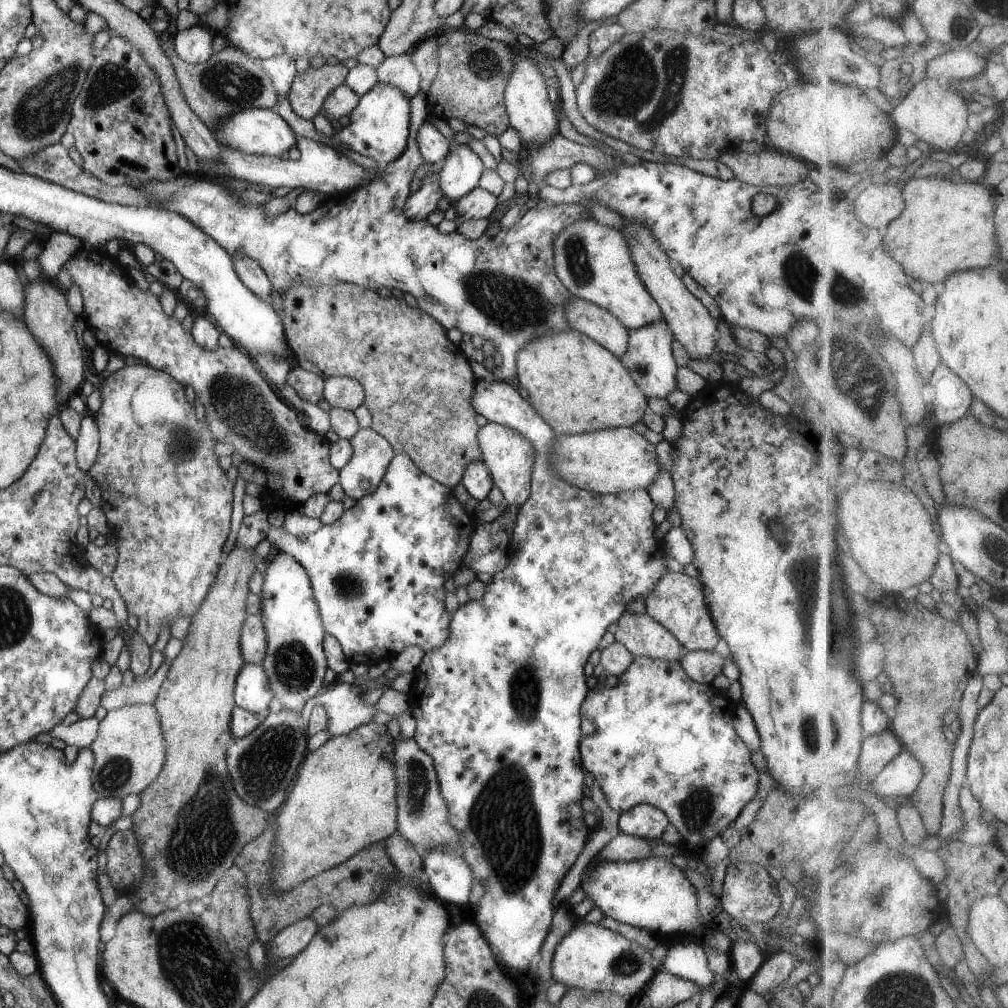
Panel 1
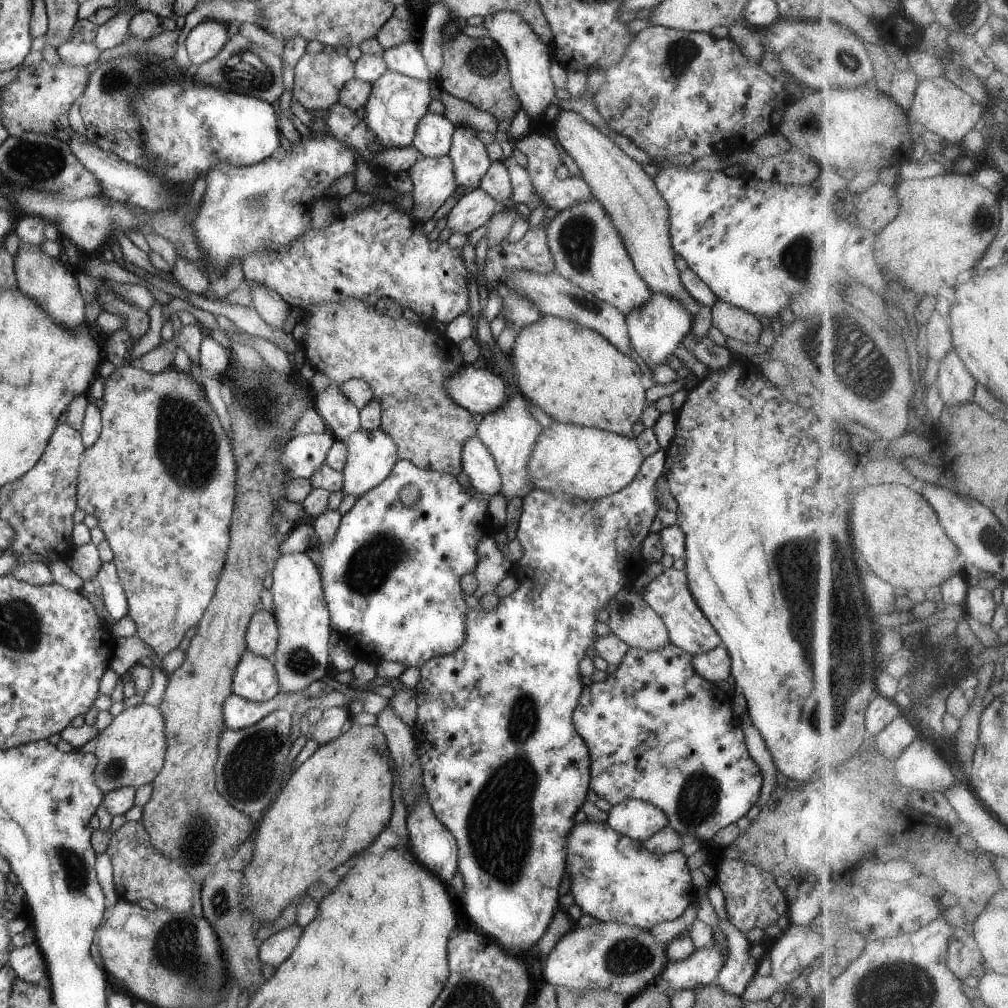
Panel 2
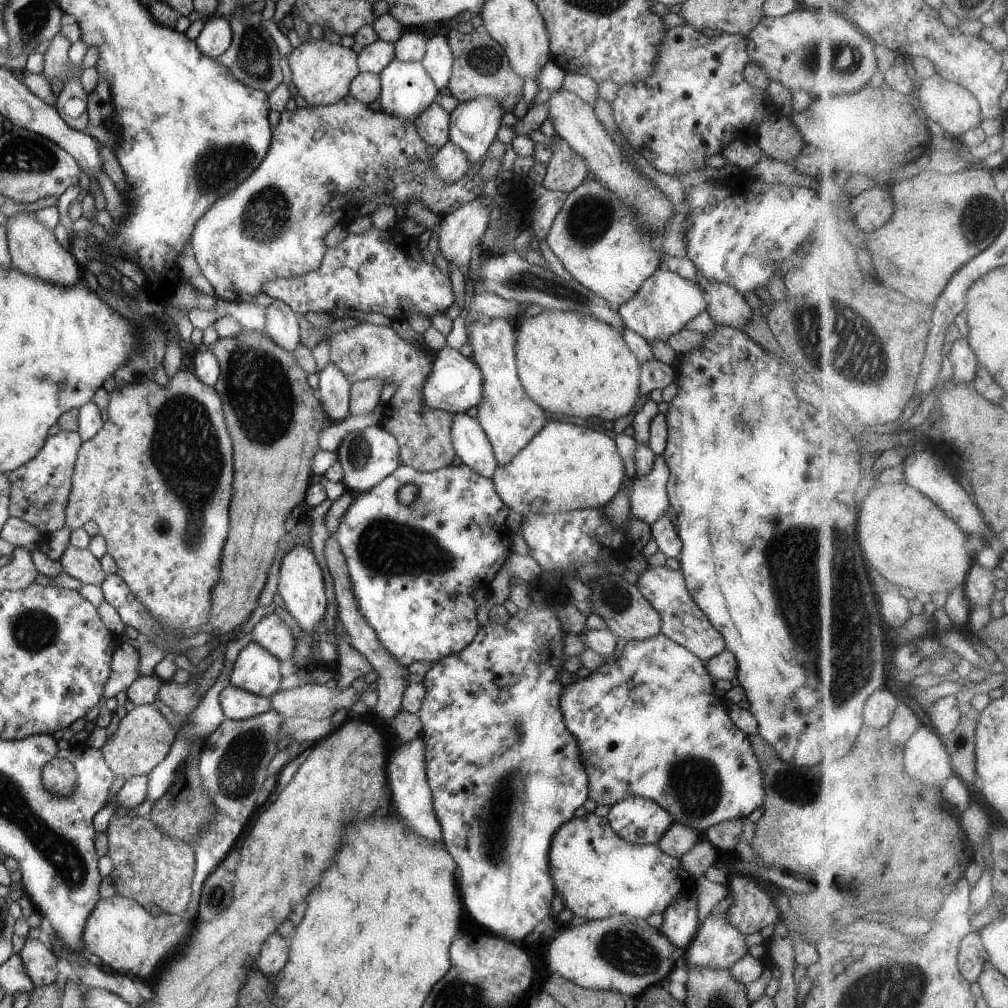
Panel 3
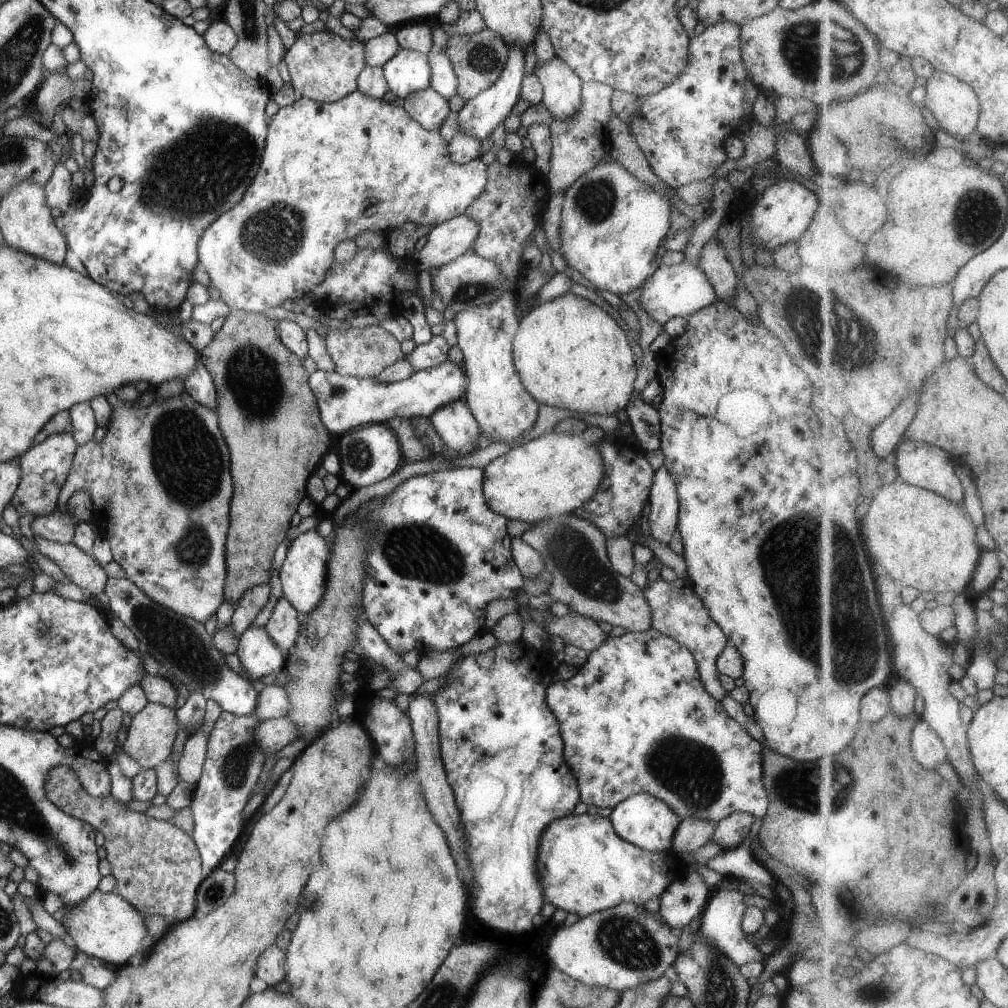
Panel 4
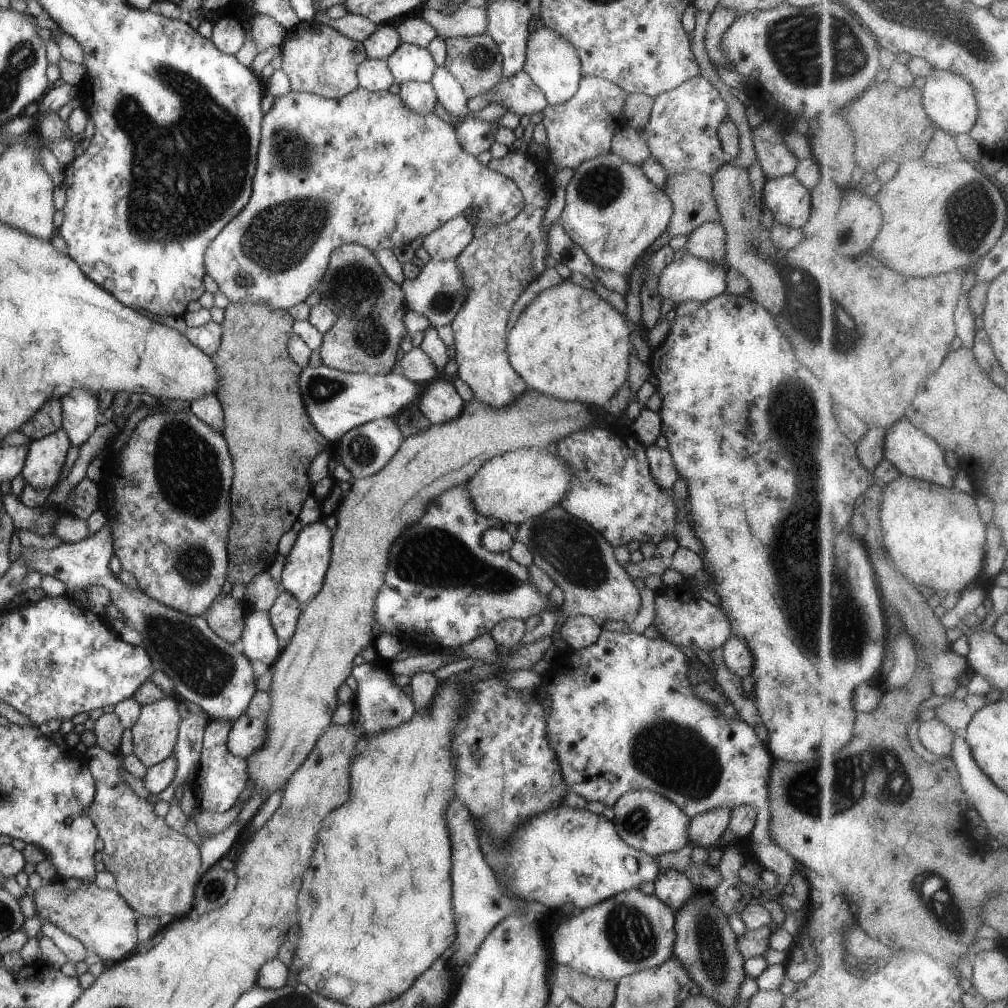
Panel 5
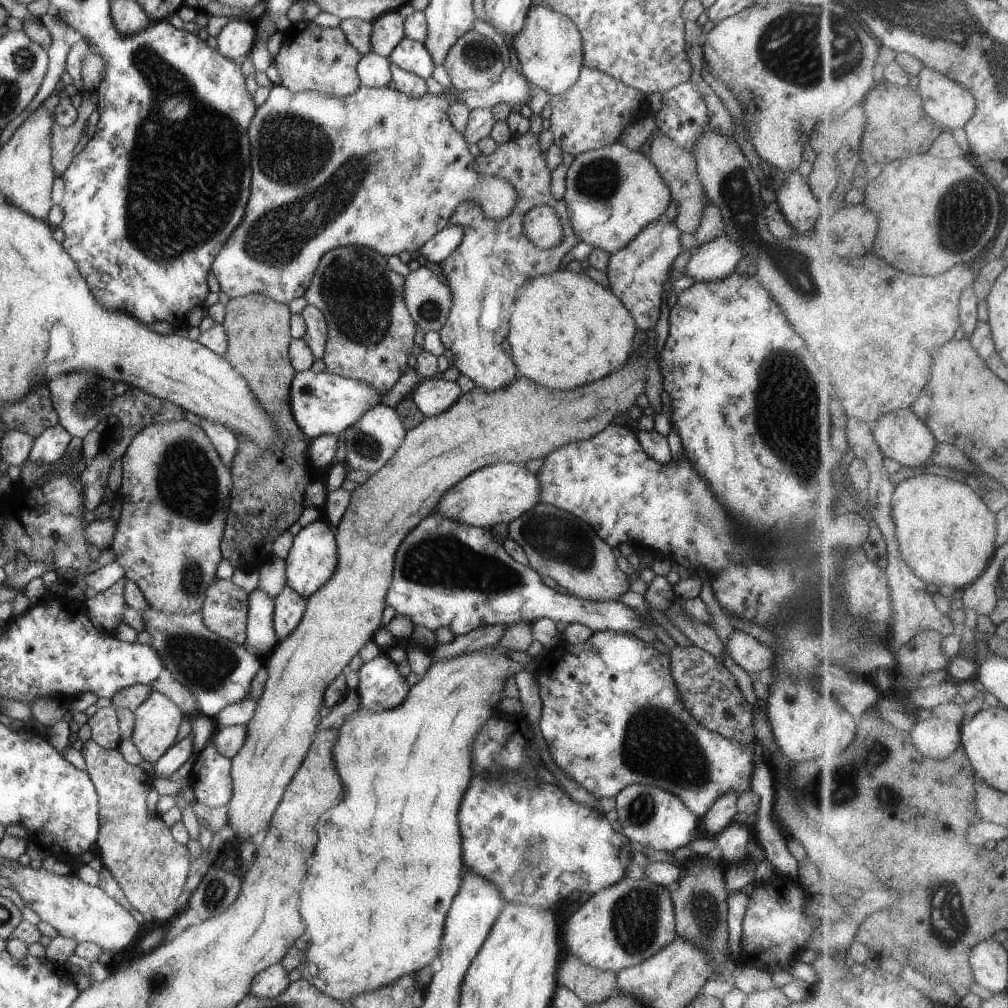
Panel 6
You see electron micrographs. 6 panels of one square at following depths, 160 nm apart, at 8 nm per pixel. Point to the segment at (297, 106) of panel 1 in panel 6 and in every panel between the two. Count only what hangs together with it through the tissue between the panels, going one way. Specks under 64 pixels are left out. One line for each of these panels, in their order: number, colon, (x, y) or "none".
2: (319, 77)
3: (322, 71)
4: (324, 67)
5: (318, 59)
6: (313, 58)

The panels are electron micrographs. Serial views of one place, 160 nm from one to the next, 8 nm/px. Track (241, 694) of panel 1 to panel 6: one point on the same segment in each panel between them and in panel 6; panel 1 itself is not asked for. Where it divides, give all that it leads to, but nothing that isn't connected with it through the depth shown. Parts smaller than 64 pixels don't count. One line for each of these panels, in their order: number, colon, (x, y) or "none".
2: (255, 677)
3: (255, 670)
4: (259, 656)
5: (259, 642)
6: (261, 639)

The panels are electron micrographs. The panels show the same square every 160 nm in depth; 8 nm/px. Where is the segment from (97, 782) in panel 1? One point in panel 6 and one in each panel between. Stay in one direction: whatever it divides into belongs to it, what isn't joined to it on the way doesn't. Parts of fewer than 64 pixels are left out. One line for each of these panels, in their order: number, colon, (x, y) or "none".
2: (131, 751)
3: (144, 737)
4: (150, 738)
5: (154, 734)
6: (157, 719)

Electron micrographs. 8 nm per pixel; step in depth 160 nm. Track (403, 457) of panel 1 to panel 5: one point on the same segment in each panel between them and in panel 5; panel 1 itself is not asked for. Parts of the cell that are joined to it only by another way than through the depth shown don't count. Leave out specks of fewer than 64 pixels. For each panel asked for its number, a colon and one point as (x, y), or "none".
2: (391, 575)
3: (413, 568)
4: (437, 554)
5: (442, 589)

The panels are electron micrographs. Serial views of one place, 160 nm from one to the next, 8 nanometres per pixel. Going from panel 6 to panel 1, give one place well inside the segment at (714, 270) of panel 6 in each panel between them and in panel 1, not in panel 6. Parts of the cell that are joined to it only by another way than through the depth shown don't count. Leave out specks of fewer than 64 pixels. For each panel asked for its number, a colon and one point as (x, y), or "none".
1: (649, 359)
2: (656, 328)
3: (666, 301)
4: (679, 290)
5: (690, 278)

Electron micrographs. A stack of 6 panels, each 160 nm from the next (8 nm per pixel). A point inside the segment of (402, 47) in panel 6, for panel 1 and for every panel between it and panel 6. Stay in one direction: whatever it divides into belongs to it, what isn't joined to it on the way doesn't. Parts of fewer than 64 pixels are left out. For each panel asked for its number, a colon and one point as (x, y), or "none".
1: (379, 127)
2: (397, 102)
3: (406, 88)
4: (408, 72)
5: (409, 62)

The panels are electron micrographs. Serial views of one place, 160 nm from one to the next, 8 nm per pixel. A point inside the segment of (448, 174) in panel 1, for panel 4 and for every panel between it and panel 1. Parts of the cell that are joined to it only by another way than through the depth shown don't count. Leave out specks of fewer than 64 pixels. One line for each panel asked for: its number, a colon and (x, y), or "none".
2: (469, 156)
3: (473, 125)
4: (479, 117)

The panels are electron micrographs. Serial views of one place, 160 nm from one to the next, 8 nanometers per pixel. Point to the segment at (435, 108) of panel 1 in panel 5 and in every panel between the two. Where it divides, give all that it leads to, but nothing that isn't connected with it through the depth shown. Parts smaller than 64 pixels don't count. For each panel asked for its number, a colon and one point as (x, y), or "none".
2: (475, 70)
3: (480, 67)
4: (478, 60)
5: (475, 61)

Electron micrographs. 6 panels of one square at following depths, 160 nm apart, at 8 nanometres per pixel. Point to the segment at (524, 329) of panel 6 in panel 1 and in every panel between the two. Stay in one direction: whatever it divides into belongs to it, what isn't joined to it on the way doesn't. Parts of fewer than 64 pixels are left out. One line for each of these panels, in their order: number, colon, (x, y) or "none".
1: (577, 386)
2: (575, 374)
3: (570, 363)
4: (570, 354)
5: (570, 344)

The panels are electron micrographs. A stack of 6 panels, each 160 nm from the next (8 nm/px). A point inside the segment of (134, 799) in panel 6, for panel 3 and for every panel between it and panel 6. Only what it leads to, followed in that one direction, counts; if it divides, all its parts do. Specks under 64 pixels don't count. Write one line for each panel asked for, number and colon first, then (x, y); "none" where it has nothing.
3: (154, 869)
4: (158, 869)
5: (157, 869)

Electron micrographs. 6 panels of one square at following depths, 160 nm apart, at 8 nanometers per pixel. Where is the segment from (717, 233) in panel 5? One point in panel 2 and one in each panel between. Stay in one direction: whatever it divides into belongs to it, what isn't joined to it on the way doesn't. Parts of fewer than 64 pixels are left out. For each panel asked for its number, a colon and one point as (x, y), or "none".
2: (734, 322)
3: (726, 305)
4: (713, 262)

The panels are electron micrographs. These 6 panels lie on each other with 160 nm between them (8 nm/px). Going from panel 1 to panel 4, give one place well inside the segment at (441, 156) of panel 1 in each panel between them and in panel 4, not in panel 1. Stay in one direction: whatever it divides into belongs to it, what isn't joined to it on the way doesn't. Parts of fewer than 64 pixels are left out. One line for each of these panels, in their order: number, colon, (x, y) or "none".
2: (432, 138)
3: (432, 124)
4: (430, 110)

